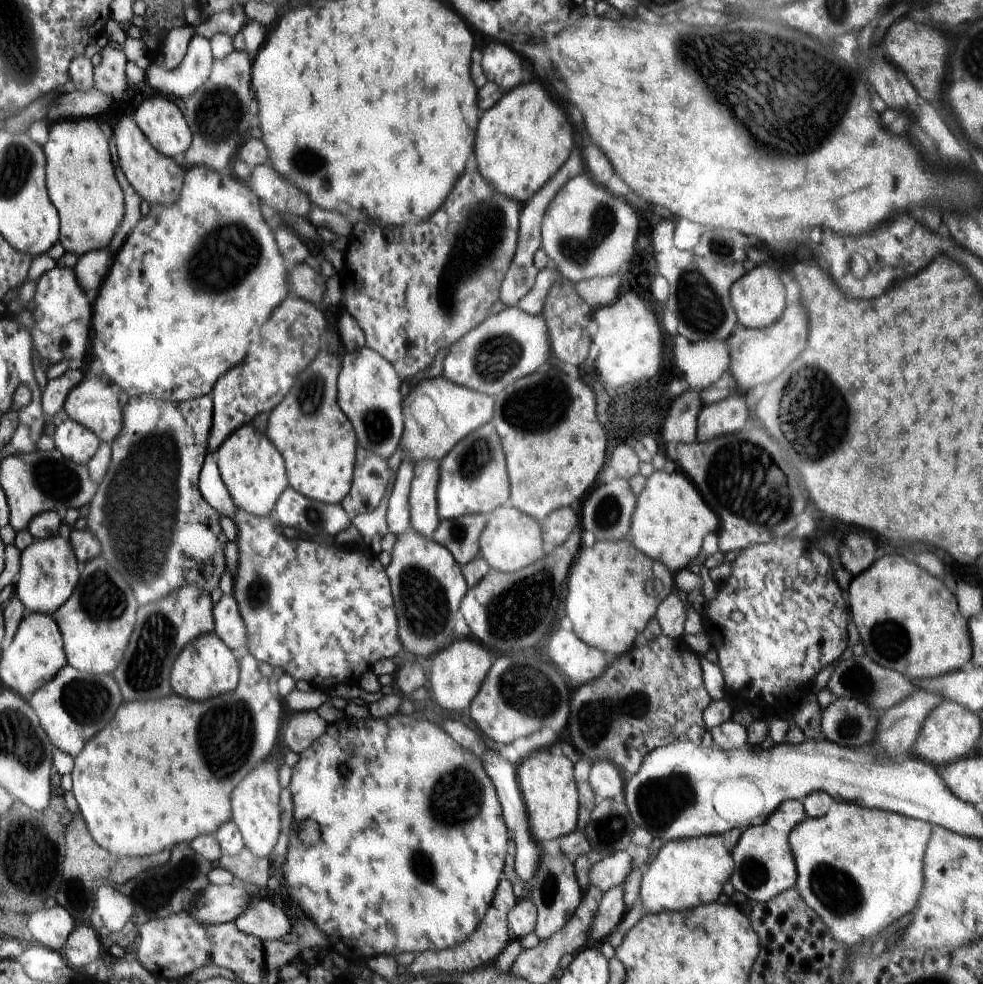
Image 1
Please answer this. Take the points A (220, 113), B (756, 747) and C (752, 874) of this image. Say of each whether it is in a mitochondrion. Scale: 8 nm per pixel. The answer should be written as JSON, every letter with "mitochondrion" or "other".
{"A":"mitochondrion","B":"other","C":"mitochondrion"}

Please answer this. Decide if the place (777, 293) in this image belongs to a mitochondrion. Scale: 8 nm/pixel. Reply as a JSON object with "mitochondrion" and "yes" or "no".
{"mitochondrion":"no"}

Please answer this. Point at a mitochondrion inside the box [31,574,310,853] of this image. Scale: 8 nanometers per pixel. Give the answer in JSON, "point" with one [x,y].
{"point":[215,742]}

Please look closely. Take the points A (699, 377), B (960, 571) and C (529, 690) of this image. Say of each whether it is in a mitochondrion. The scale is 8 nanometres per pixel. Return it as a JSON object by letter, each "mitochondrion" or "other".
{"A":"other","B":"other","C":"mitochondrion"}

